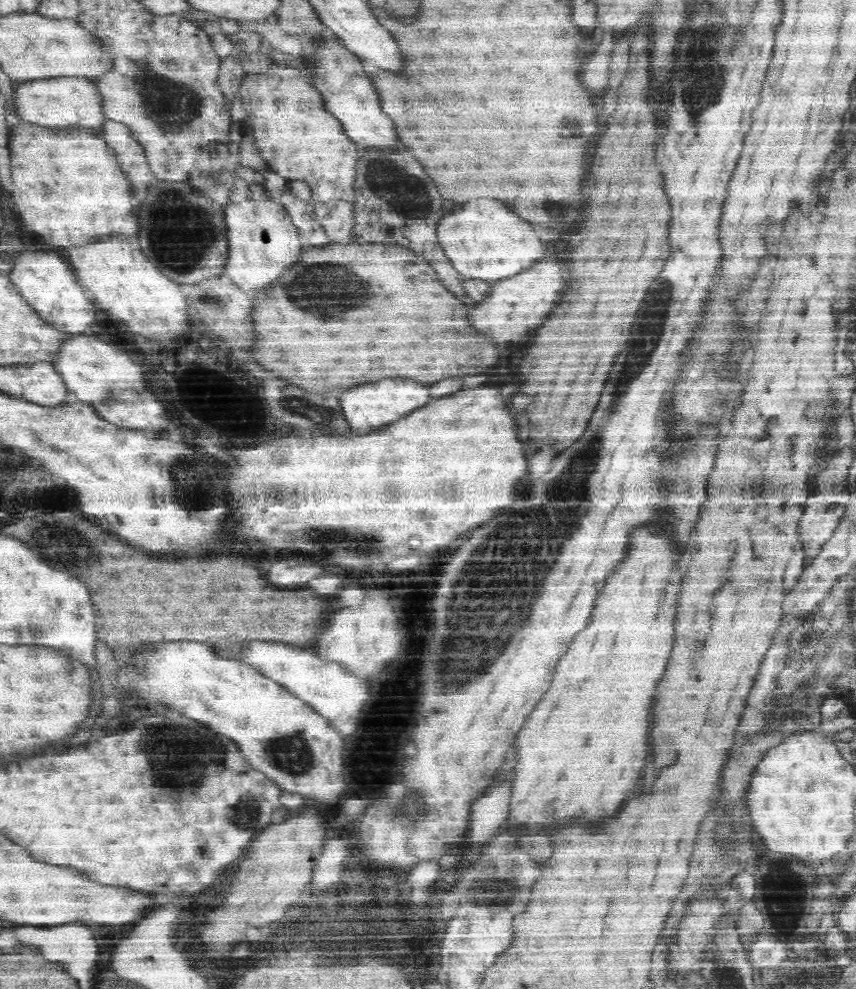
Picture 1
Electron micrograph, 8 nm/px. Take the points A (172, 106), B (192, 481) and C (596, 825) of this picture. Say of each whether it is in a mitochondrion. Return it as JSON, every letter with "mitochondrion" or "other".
{"A":"mitochondrion","B":"mitochondrion","C":"other"}

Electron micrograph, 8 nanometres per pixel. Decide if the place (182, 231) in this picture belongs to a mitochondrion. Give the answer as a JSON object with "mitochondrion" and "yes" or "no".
{"mitochondrion":"yes"}

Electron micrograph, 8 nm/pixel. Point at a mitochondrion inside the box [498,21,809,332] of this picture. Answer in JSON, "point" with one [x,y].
{"point":[706,64]}

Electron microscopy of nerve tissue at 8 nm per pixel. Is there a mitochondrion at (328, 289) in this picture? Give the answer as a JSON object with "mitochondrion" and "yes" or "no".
{"mitochondrion":"yes"}

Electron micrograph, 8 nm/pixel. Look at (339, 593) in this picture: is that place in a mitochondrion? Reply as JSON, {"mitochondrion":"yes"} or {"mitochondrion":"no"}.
{"mitochondrion":"no"}

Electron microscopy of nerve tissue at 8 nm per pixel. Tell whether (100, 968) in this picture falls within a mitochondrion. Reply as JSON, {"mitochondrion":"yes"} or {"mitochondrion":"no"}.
{"mitochondrion":"no"}

